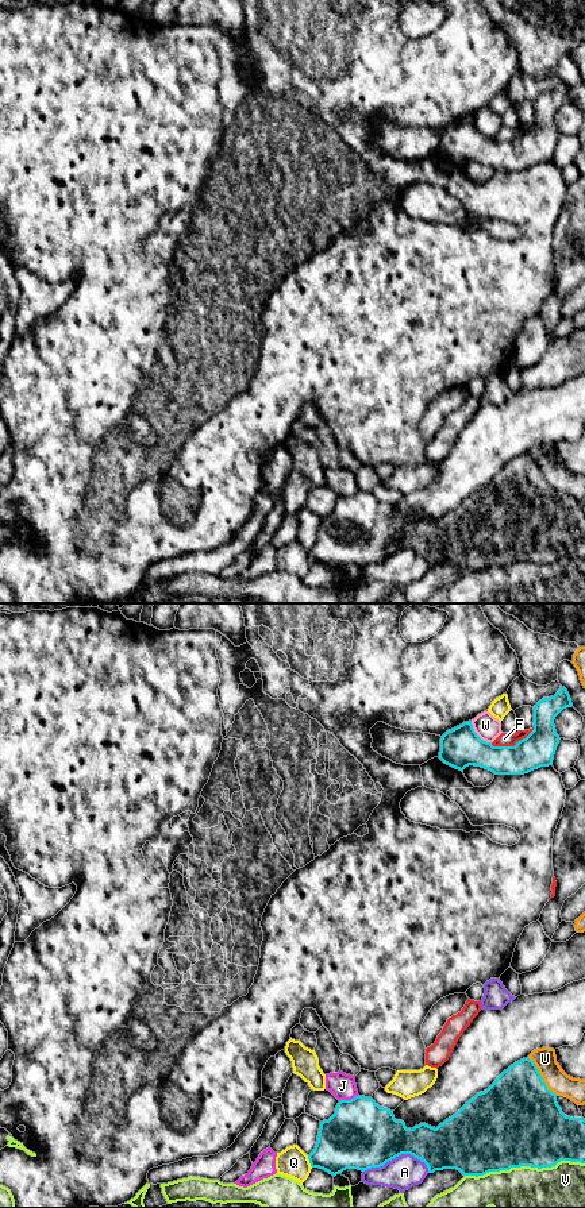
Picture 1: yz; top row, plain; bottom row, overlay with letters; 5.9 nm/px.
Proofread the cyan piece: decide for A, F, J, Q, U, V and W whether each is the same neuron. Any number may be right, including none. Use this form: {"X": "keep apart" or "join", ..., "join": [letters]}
{"A": "keep apart", "F": "keep apart", "J": "keep apart", "Q": "keep apart", "U": "keep apart", "V": "keep apart", "W": "join", "join": ["W"]}

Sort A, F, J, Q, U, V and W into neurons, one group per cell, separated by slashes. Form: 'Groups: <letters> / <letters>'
Groups: A / F / J / Q / U / V / W

